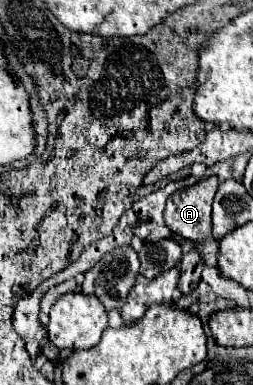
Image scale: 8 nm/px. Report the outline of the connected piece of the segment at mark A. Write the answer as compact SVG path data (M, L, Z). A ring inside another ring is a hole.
M210 176L206 180L200 180L194 186L182 188L174 192L164 210L166 226L188 240L194 242L206 242L210 240L212 232L212 200L218 190L218 178Z

